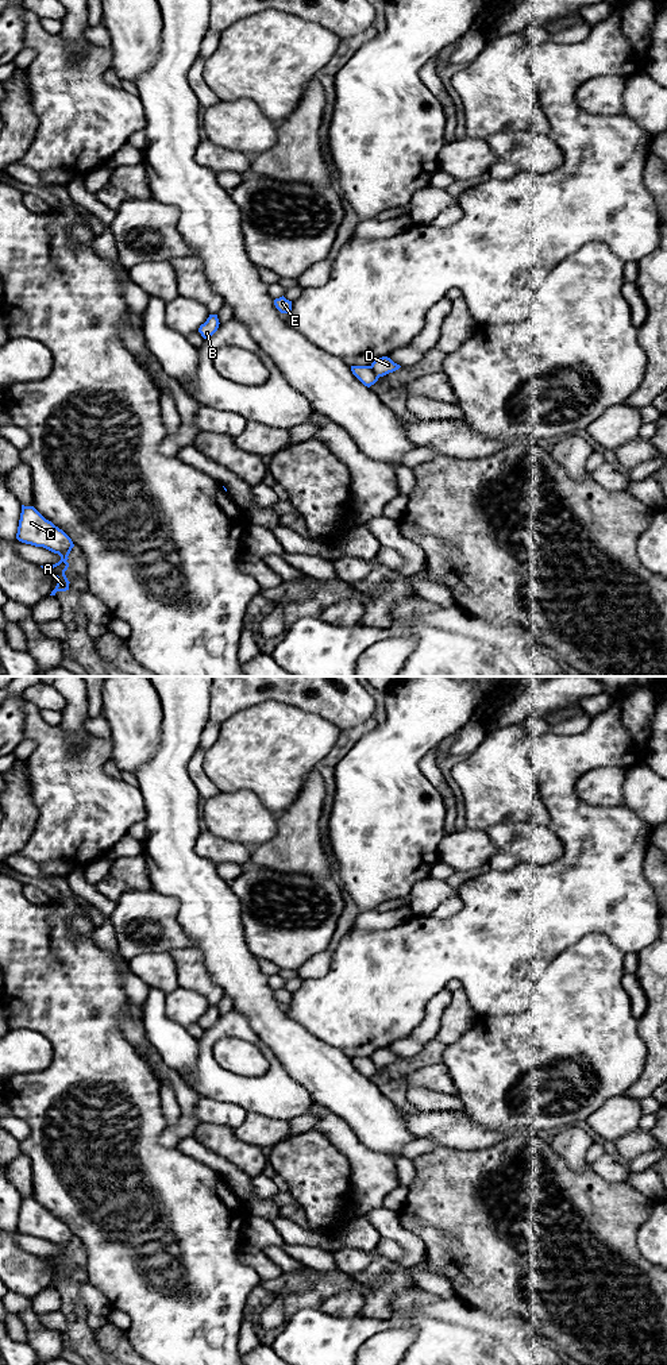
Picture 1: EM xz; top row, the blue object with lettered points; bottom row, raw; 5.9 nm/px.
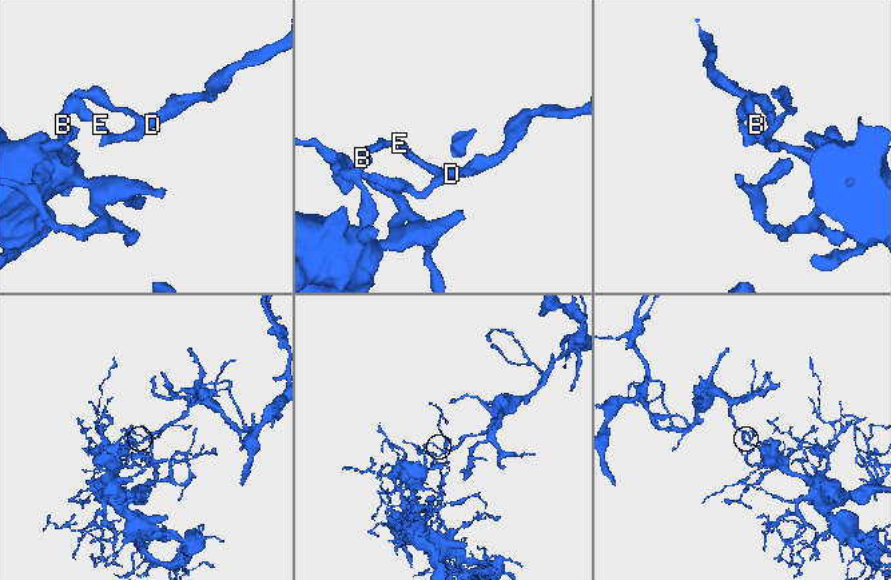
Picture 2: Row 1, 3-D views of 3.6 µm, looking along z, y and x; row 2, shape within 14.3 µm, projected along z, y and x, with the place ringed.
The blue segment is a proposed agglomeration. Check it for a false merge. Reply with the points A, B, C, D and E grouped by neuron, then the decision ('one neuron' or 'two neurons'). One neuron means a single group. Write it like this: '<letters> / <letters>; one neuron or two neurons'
A B C E / D; two neurons

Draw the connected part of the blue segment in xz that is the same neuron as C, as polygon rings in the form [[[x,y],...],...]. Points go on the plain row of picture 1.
[[[22,1196],[22,1204],[18,1218],[16,1230],[22,1234],[35,1238],[43,1238],[61,1248],[61,1252],[53,1257],[41,1257],[54,1268],[58,1275],[50,1287],[57,1283],[69,1281],[69,1272],[65,1262],[69,1258],[66,1253],[72,1239],[72,1230],[51,1212],[46,1211],[34,1198]]]

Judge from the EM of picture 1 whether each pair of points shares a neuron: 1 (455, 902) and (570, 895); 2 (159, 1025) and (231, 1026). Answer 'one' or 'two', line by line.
1: two
2: two

